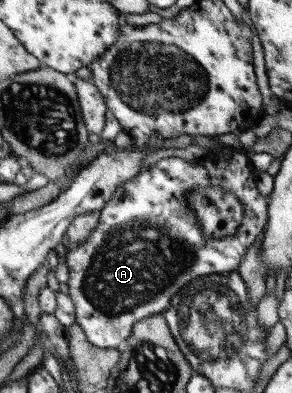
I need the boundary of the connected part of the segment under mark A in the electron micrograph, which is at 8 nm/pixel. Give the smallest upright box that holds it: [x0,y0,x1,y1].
[64,152,268,349]

